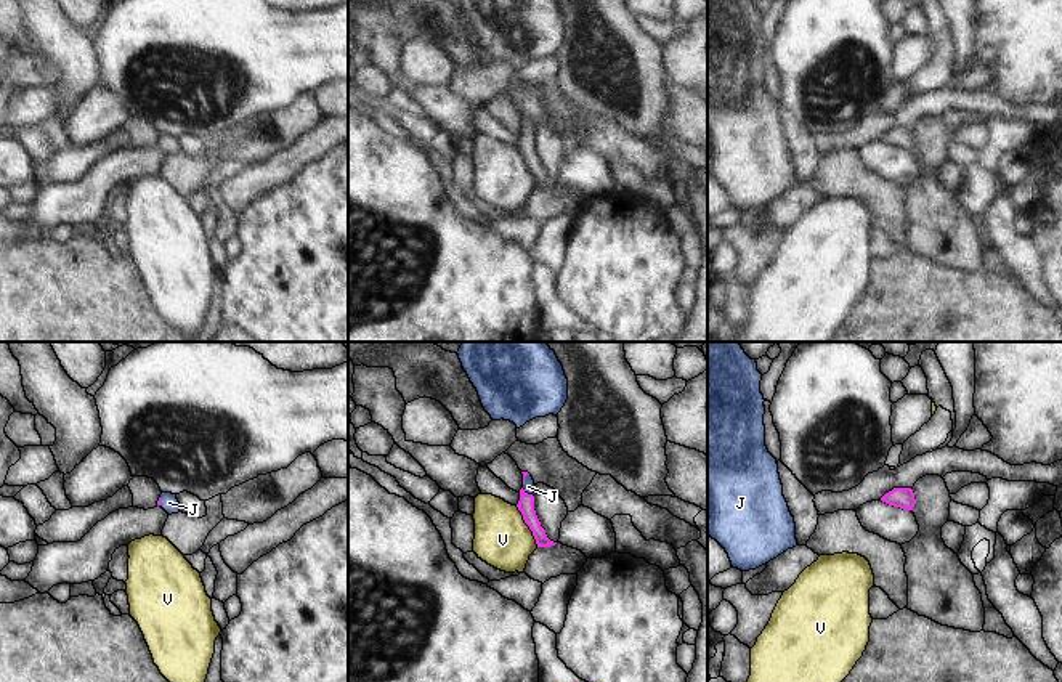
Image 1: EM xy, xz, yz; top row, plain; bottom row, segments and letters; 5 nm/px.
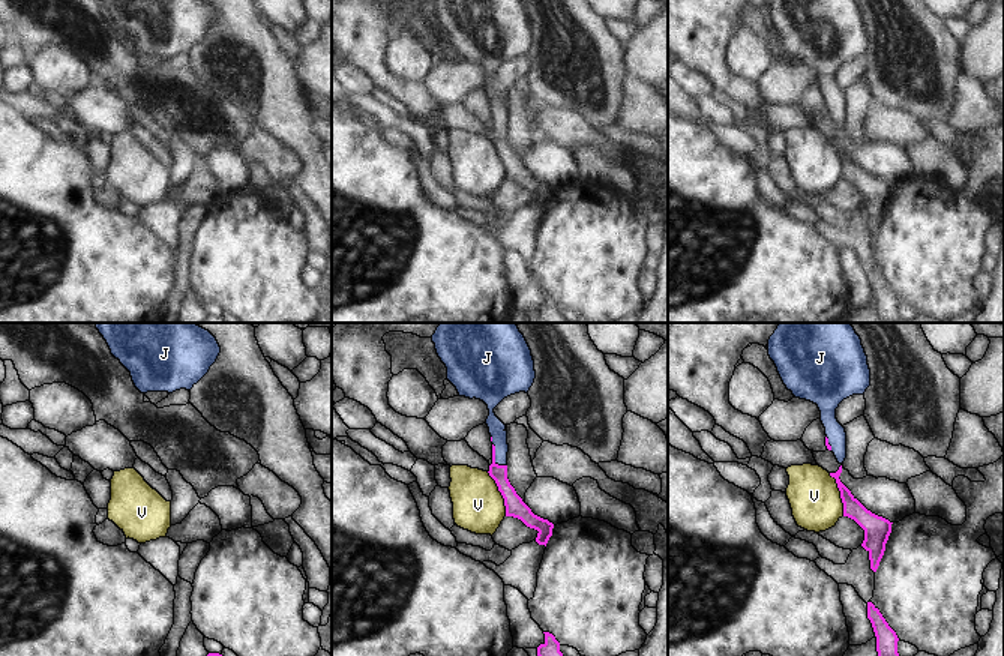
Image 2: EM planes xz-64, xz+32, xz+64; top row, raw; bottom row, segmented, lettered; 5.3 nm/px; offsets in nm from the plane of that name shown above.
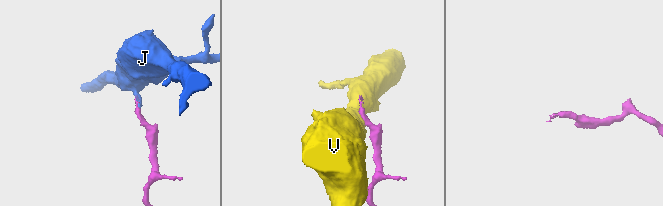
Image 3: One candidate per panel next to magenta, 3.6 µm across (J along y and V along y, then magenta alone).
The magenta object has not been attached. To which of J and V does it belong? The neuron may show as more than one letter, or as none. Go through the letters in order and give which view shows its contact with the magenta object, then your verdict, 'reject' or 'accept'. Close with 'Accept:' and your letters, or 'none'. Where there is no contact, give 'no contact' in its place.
J: xz | accept
V: xz | reject
Accept: J

